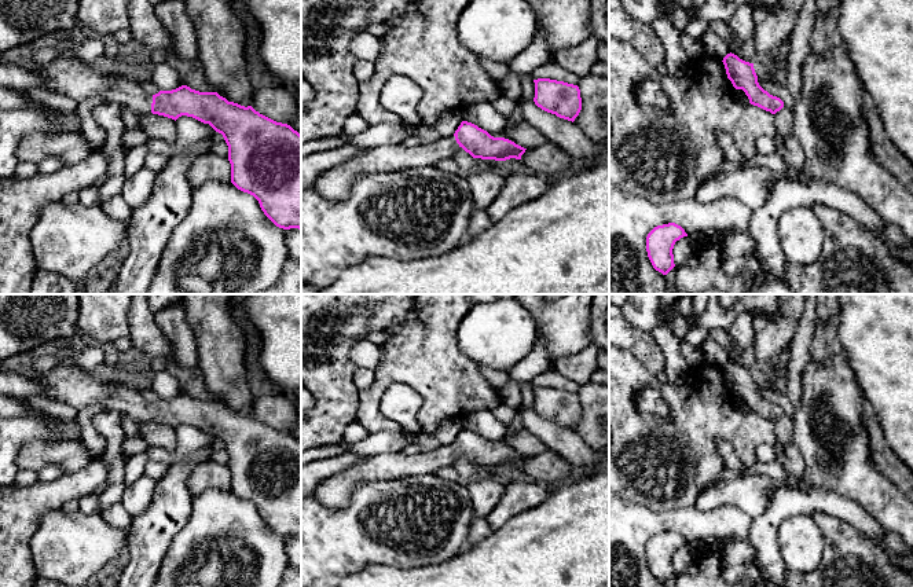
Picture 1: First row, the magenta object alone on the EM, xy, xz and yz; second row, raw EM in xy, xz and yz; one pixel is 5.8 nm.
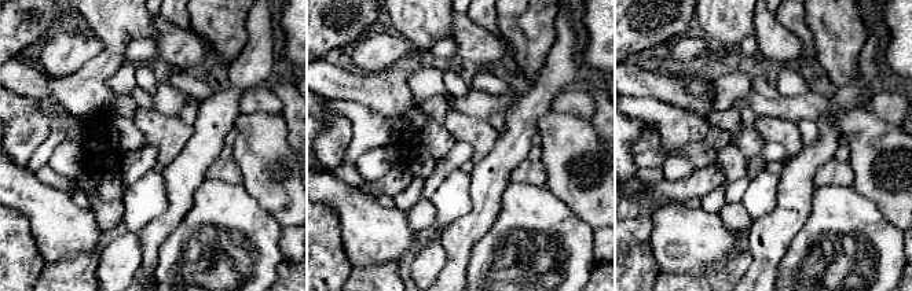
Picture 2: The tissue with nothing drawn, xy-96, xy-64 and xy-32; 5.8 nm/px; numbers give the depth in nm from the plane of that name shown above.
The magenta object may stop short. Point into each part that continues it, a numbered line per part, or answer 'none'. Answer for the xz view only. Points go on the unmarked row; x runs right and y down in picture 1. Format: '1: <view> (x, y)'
1: xz (334, 492)

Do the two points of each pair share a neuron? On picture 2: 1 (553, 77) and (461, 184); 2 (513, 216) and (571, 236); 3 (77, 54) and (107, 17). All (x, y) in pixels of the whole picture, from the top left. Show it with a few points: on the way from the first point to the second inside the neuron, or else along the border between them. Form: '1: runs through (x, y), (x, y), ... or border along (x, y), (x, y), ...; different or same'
1: border along (471, 175), (469, 207); different
2: runs through (527, 225), (557, 228); same
3: border along (81, 25), (102, 44), (85, 63); different

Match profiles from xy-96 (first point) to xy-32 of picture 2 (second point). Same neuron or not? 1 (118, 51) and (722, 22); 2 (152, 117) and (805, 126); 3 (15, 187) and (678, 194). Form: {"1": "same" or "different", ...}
{"1": "same", "2": "different", "3": "different"}

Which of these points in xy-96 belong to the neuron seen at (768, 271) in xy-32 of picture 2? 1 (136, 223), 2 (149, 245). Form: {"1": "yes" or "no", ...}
{"1": "no", "2": "yes"}

